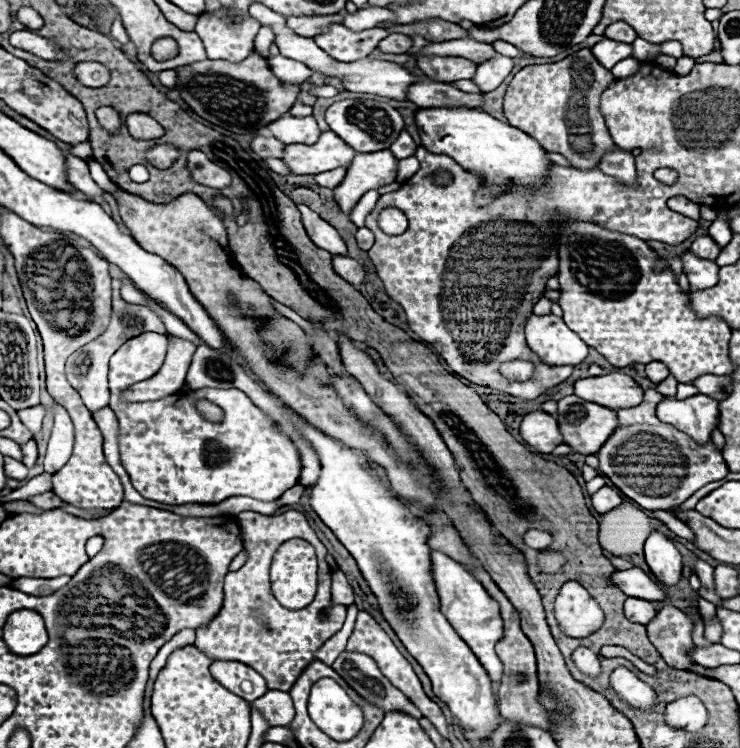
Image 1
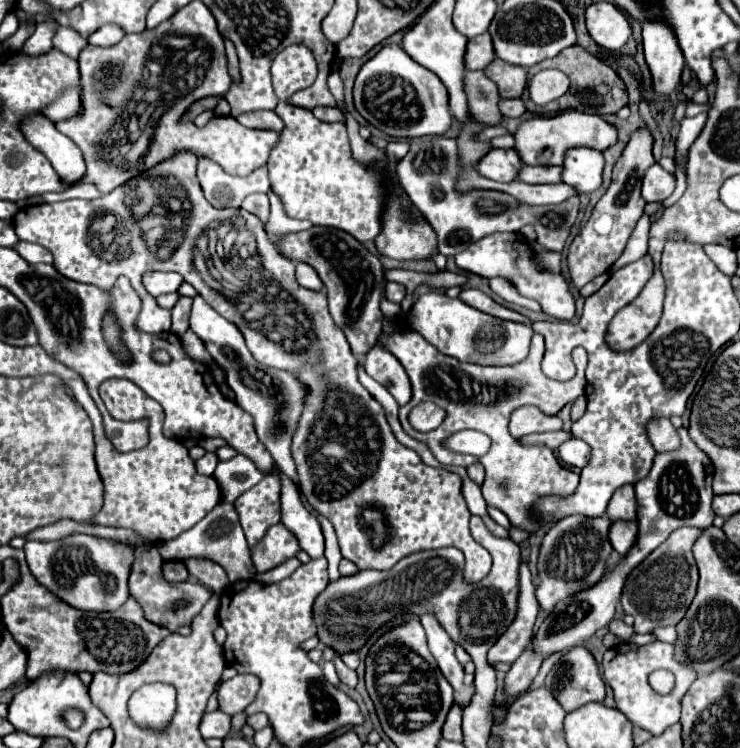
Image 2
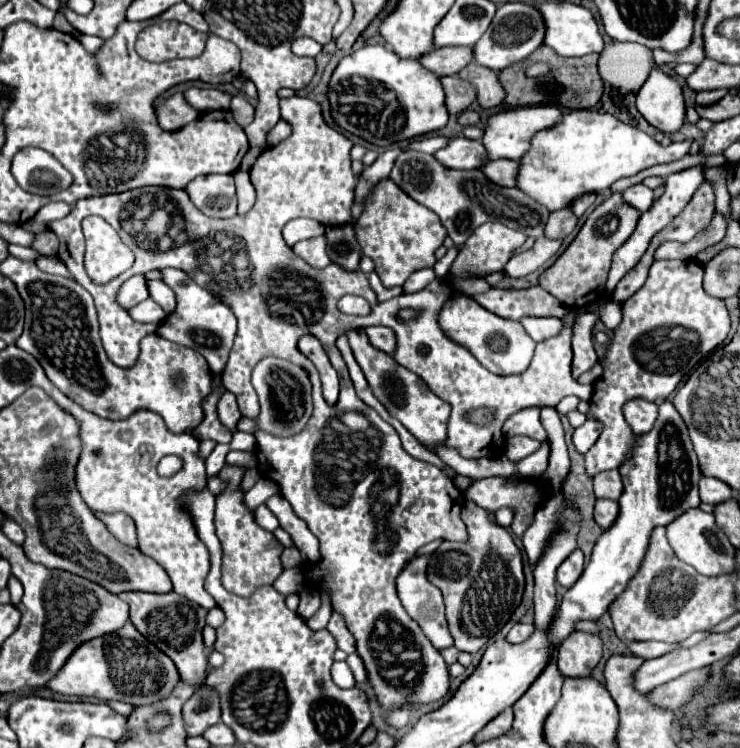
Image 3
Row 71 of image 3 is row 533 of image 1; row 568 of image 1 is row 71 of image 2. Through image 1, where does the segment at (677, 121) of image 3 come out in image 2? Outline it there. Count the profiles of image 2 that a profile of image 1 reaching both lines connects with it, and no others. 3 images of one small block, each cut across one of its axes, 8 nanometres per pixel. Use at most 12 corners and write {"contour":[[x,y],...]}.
{"contour":[[666,20],[642,22],[654,90],[670,94],[684,56]]}

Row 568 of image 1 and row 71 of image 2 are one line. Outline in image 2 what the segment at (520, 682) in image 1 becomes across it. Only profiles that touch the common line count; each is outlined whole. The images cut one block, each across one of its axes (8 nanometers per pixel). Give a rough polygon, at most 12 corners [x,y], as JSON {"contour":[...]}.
{"contour":[[484,70],[468,72],[472,116],[500,124],[498,86]]}

